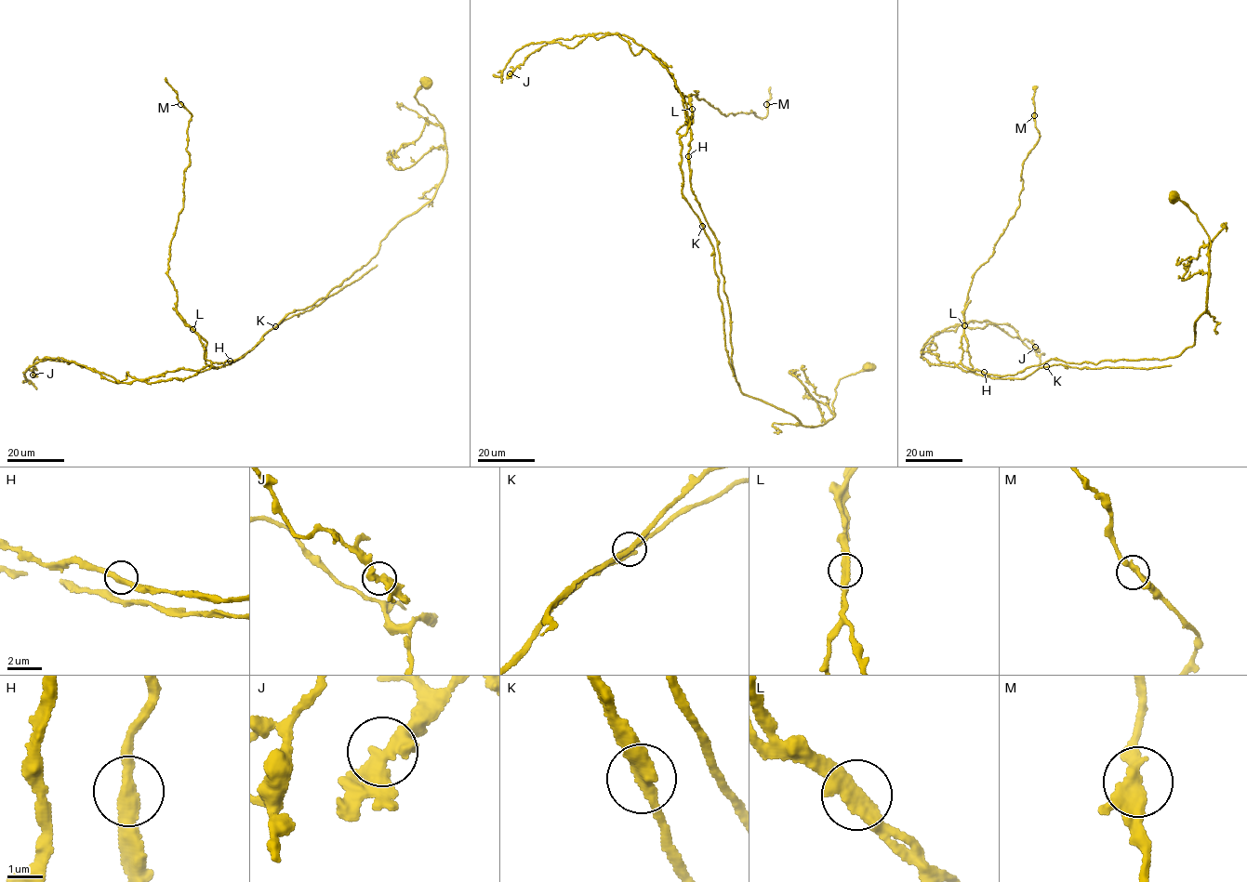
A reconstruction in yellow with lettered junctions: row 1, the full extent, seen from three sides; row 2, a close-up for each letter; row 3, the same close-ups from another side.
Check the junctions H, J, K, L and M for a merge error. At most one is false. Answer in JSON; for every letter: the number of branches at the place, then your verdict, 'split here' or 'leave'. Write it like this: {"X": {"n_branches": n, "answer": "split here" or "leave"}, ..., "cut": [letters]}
{"H": {"n_branches": 2, "answer": "leave"}, "J": {"n_branches": 2, "answer": "leave"}, "K": {"n_branches": 2, "answer": "leave"}, "L": {"n_branches": 2, "answer": "split here"}, "M": {"n_branches": 2, "answer": "leave"}, "cut": ["L"]}

